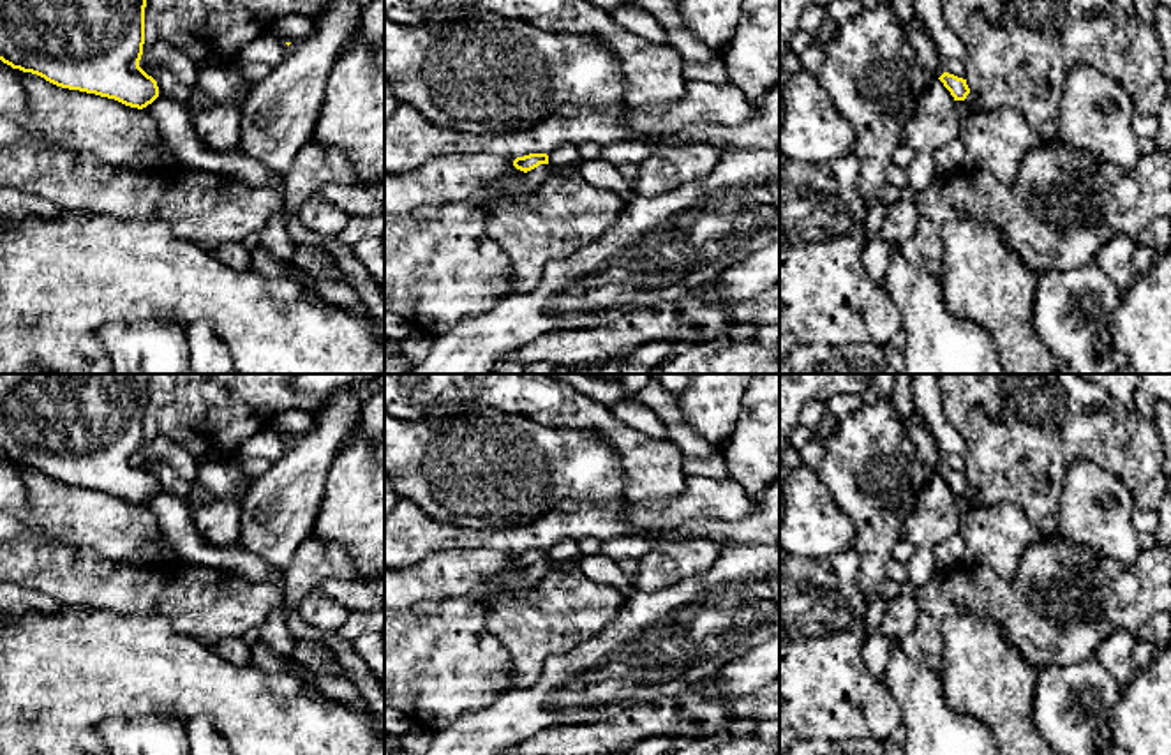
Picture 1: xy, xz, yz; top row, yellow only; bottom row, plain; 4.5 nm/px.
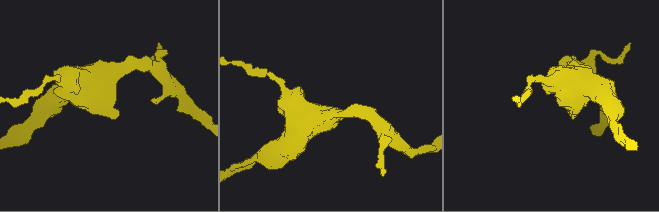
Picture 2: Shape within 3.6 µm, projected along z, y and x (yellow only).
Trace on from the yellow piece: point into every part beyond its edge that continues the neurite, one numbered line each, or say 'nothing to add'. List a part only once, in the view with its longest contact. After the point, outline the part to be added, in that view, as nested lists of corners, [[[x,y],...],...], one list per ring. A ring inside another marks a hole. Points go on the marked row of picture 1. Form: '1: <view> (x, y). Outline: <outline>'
nothing to add

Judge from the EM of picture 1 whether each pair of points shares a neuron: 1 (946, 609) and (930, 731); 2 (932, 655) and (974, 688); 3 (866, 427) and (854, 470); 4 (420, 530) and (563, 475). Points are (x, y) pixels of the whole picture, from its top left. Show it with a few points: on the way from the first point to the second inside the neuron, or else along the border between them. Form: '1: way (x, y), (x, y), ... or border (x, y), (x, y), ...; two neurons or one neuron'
1: border (902, 650), (910, 658), (939, 672); two neurons
2: border (942, 623), (942, 667), (939, 671); two neurons
3: way (866, 438), (865, 459); one neuron
4: border (404, 498), (441, 523), (480, 531); two neurons

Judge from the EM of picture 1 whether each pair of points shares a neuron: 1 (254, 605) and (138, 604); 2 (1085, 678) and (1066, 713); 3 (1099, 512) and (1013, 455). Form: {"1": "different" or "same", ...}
{"1": "same", "2": "same", "3": "different"}

